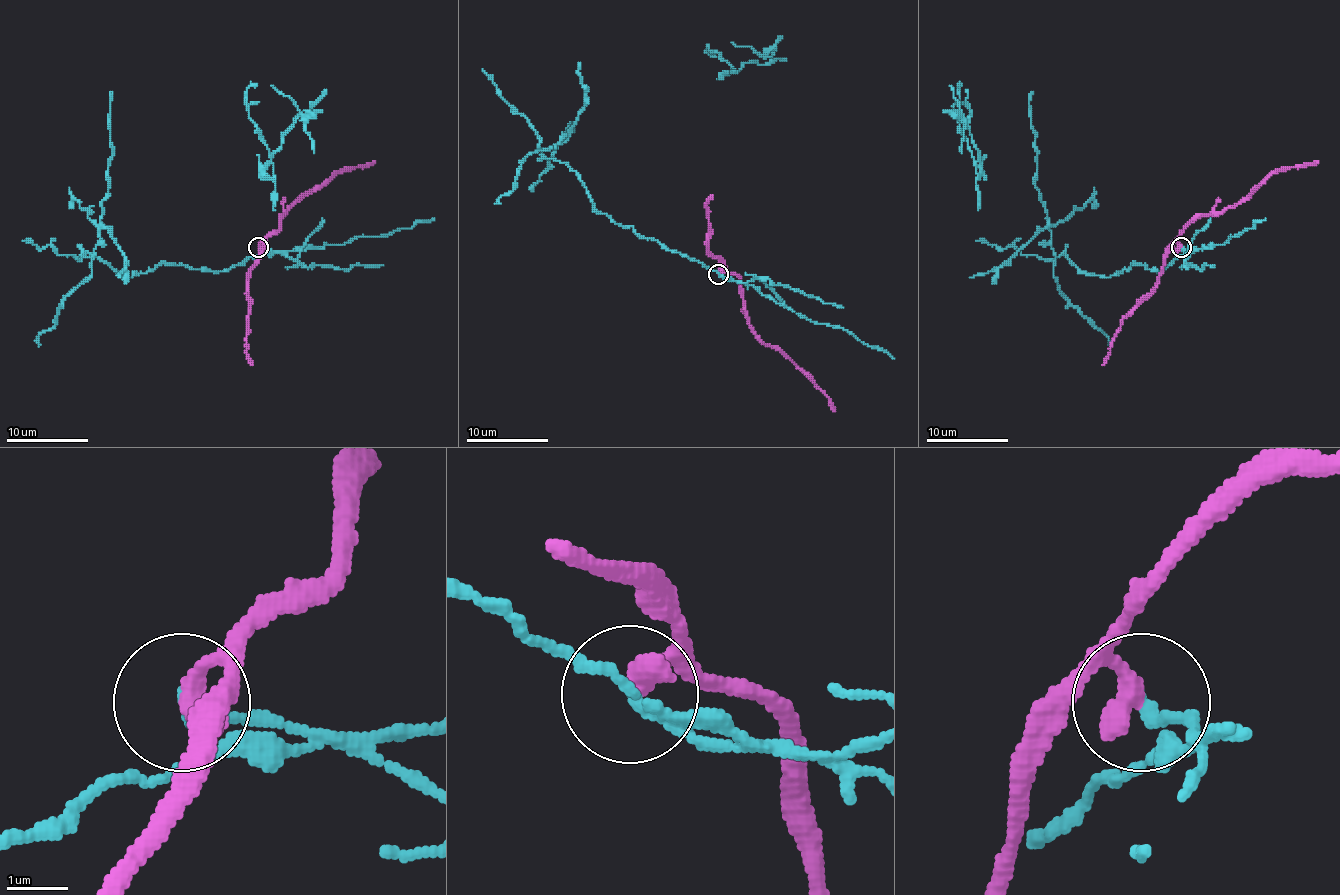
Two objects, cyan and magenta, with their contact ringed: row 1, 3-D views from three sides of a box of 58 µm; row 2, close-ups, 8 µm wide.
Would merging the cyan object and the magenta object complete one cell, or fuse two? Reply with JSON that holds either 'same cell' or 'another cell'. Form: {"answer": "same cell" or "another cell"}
{"answer": "another cell"}

